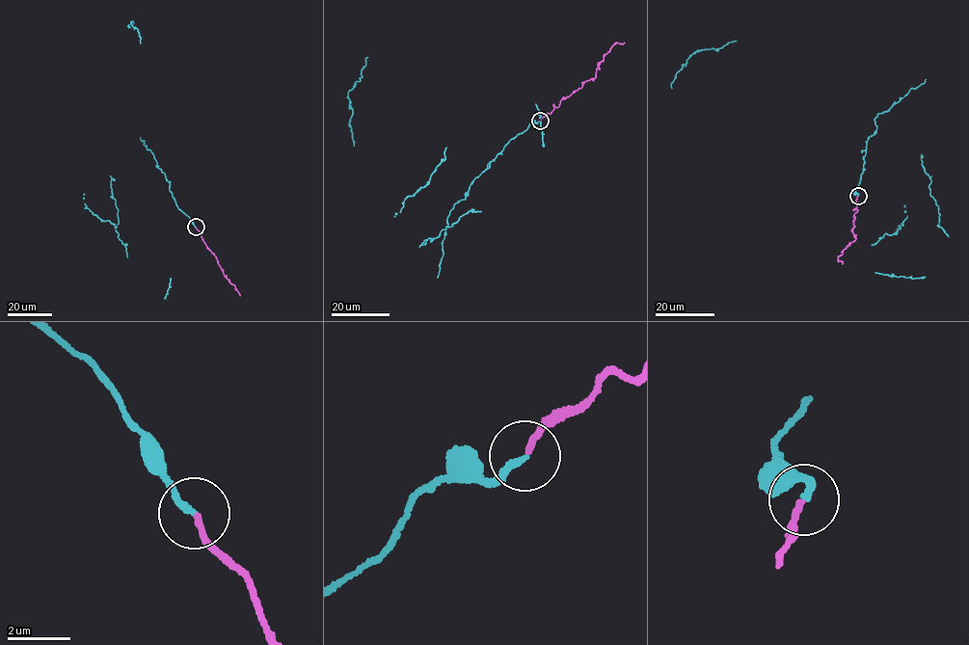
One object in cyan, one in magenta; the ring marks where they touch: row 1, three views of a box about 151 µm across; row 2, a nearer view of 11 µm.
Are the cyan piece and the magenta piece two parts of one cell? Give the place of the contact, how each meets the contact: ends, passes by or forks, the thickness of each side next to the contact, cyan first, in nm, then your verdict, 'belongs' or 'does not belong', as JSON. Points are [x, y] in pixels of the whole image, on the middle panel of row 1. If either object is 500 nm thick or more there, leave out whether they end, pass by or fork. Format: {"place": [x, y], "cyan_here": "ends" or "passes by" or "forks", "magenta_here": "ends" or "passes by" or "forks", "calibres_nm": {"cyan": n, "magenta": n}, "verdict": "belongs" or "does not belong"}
{"place": [540, 120], "cyan_here": "ends", "magenta_here": "ends", "calibres_nm": {"cyan": 200, "magenta": 170}, "verdict": "does not belong"}

